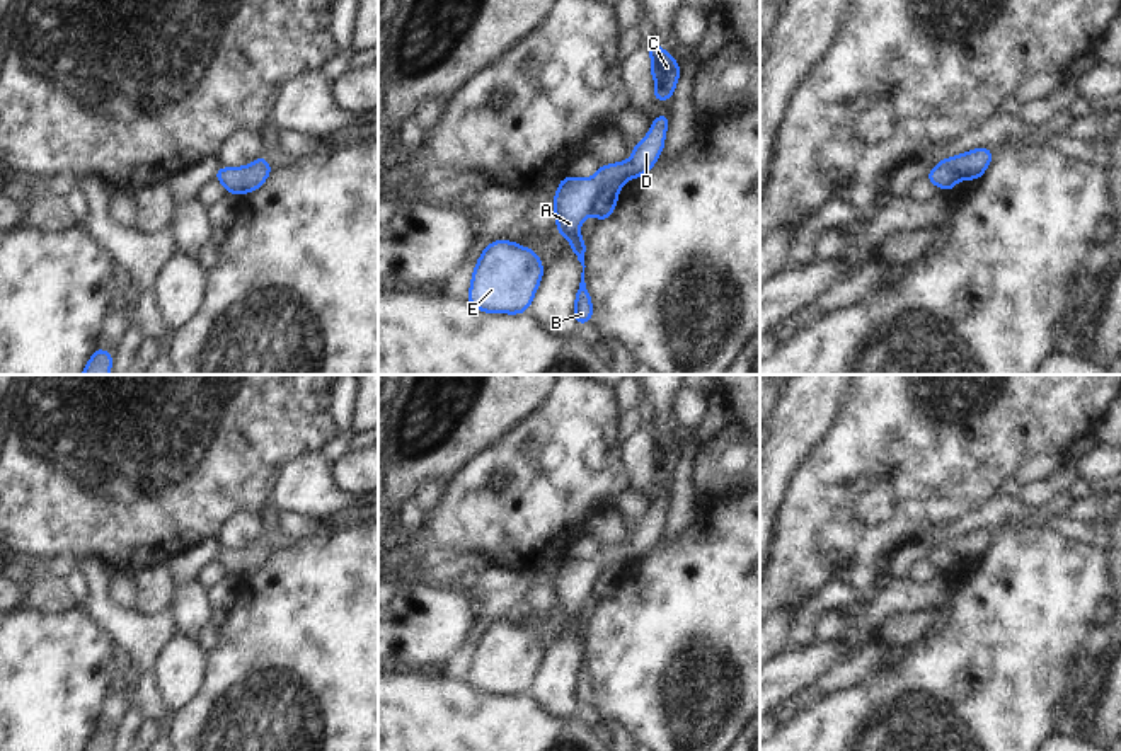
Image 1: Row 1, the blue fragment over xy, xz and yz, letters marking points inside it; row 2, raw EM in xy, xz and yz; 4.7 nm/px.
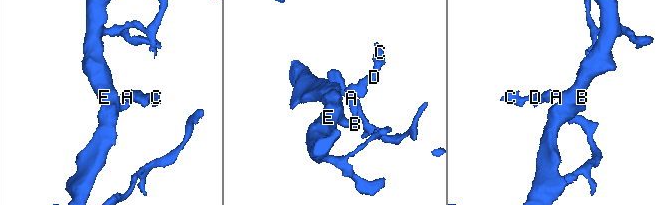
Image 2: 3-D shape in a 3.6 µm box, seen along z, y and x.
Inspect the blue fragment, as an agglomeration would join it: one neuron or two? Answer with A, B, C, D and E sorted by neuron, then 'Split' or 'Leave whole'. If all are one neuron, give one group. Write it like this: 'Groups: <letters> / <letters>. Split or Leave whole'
Groups: A B C D E. Leave whole

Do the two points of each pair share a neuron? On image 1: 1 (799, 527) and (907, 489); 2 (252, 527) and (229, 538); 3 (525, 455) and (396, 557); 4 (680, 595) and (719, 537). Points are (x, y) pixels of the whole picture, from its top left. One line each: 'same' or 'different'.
1: same
2: same
3: same
4: same

